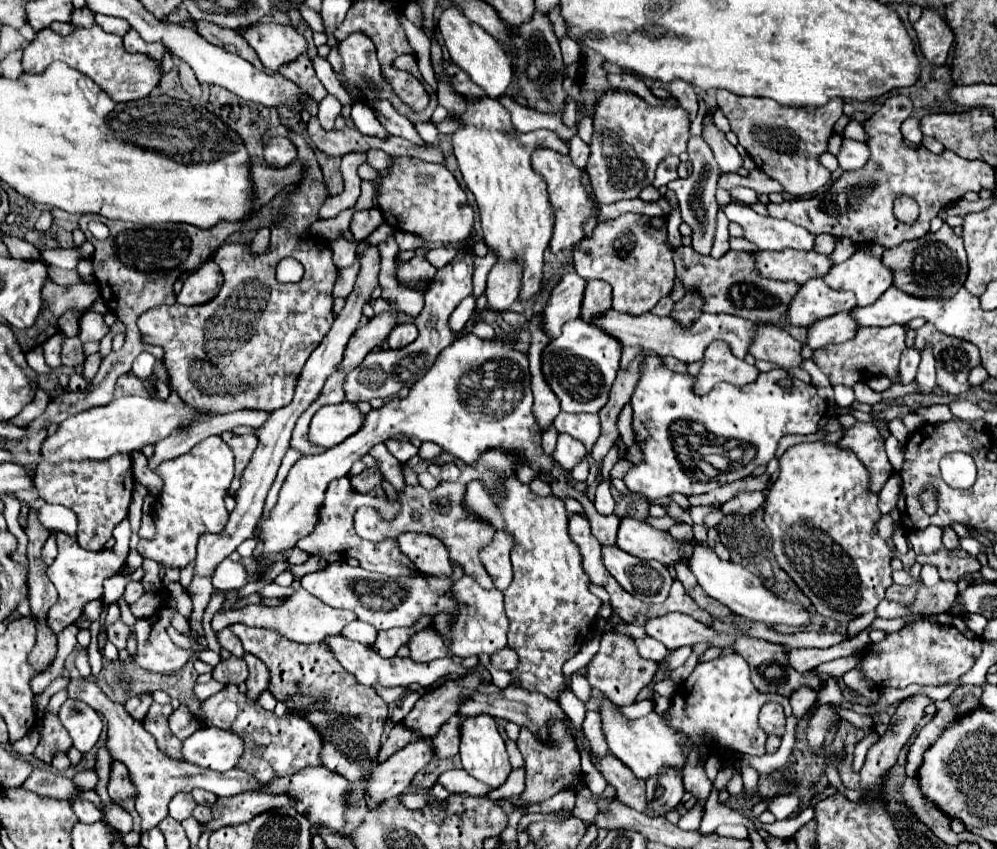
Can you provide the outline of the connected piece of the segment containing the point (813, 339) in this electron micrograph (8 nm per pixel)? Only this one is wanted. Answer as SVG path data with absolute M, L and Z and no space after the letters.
M838 312L834 316L828 316L826 320L818 320L808 330L808 346L812 350L822 348L826 344L842 344L846 340L854 338L854 332L858 330L858 322L850 312Z

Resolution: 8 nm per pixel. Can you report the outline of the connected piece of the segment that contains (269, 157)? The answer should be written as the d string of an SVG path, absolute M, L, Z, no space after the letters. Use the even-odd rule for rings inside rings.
M272 136L264 144L264 158L270 166L284 168L296 160L296 146L282 136Z

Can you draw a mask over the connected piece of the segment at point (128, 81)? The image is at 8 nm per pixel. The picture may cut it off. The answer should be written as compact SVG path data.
M94 24L92 28L86 28L86 48L82 48L82 30L80 32L74 30L68 36L58 36L56 32L44 28L42 32L38 32L36 40L24 48L22 66L24 66L26 74L40 74L54 60L62 60L68 66L90 76L116 102L130 102L130 100L146 98L160 84L160 78L162 78L160 64L154 64L154 60L150 60L150 56L128 54L124 50L122 38L116 34L104 32L98 24Z

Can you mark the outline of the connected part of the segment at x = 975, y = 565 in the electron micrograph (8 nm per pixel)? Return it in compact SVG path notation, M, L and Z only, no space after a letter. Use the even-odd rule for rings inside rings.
M940 548L936 552L934 558L924 558L926 562L934 564L940 572L940 578L942 580L954 580L958 582L962 574L966 572L976 572L980 570L980 562L976 556L970 556L966 550L962 548L954 548L954 550L948 550L948 548Z

